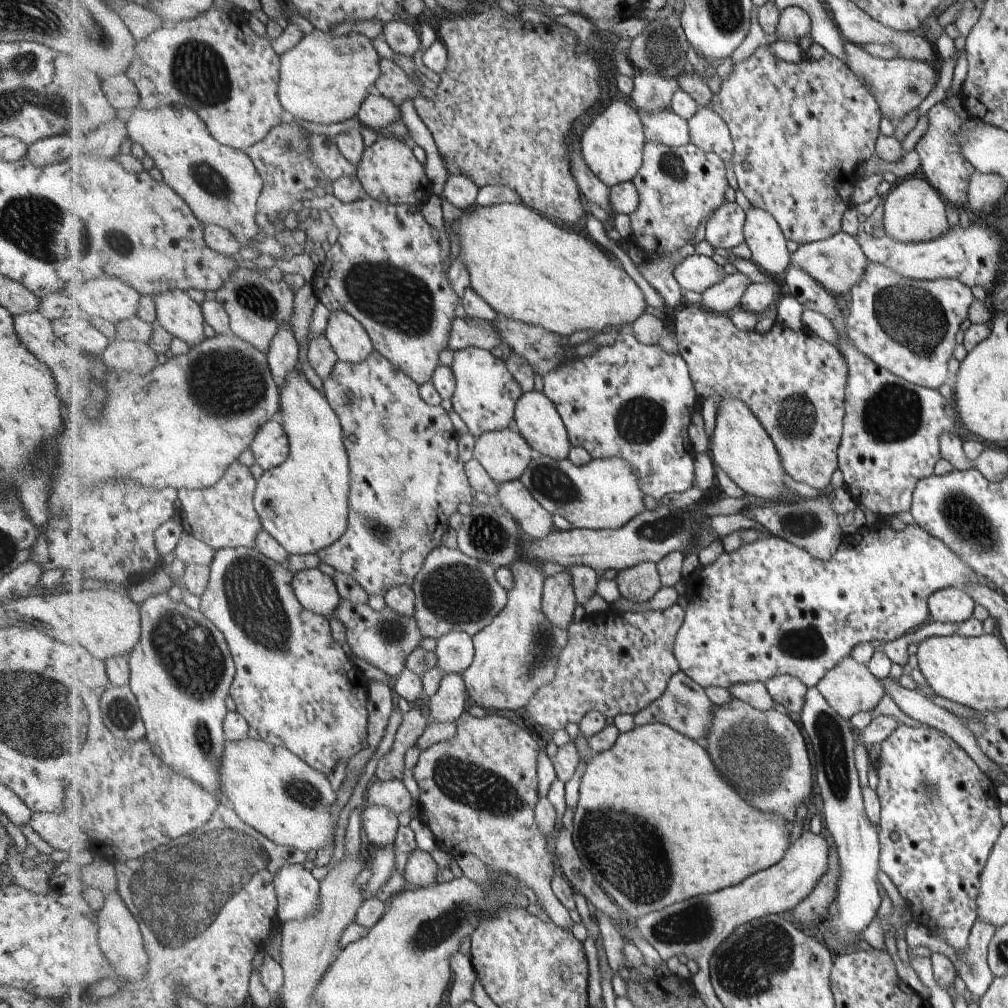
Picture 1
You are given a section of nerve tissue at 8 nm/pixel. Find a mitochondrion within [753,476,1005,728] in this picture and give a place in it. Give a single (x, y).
(967, 522)

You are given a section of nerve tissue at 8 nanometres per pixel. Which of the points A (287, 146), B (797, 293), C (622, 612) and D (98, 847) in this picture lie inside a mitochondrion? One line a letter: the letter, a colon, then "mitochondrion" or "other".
A: mitochondrion
B: other
C: other
D: other

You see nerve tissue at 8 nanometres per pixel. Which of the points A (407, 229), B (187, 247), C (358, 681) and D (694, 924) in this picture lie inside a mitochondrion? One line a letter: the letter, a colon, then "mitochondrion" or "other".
A: other
B: other
C: other
D: mitochondrion

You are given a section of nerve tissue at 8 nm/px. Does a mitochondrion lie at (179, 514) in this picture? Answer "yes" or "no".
no

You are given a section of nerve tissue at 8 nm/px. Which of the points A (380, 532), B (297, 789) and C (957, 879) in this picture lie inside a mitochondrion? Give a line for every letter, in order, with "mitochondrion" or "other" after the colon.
A: mitochondrion
B: mitochondrion
C: other

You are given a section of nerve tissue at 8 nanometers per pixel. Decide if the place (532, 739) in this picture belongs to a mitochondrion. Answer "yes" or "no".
no

